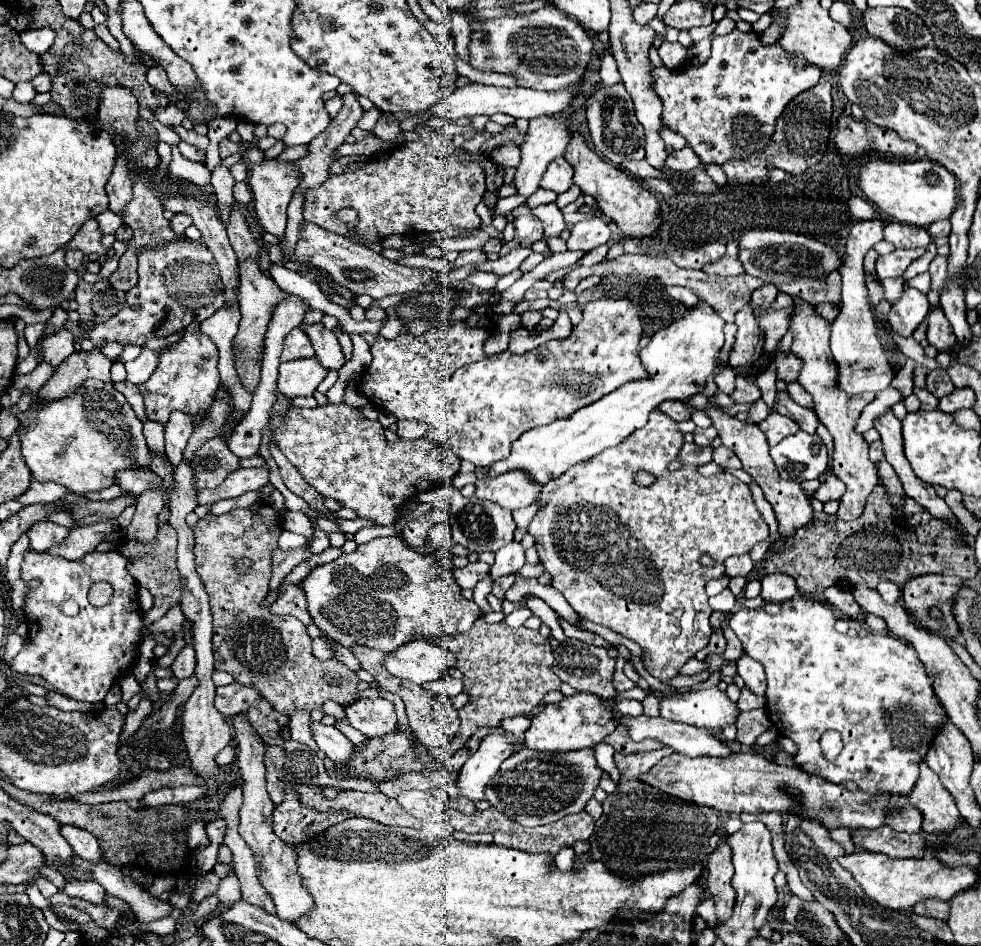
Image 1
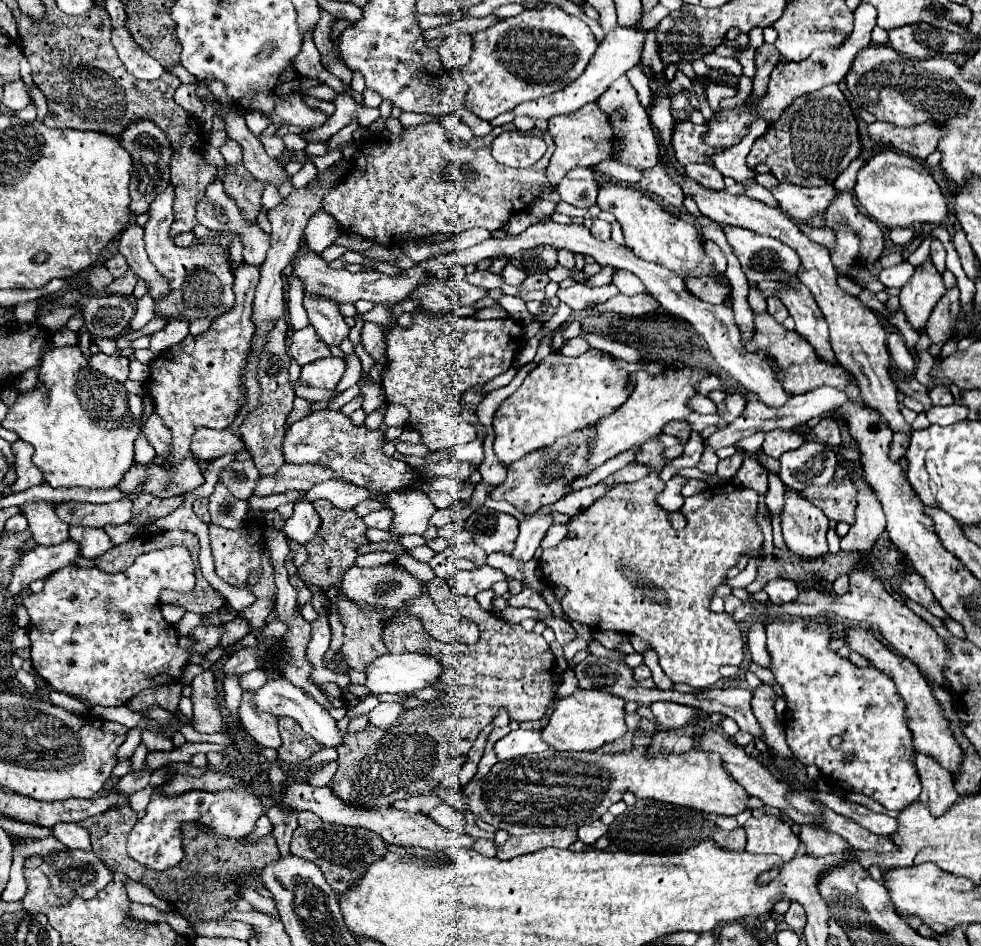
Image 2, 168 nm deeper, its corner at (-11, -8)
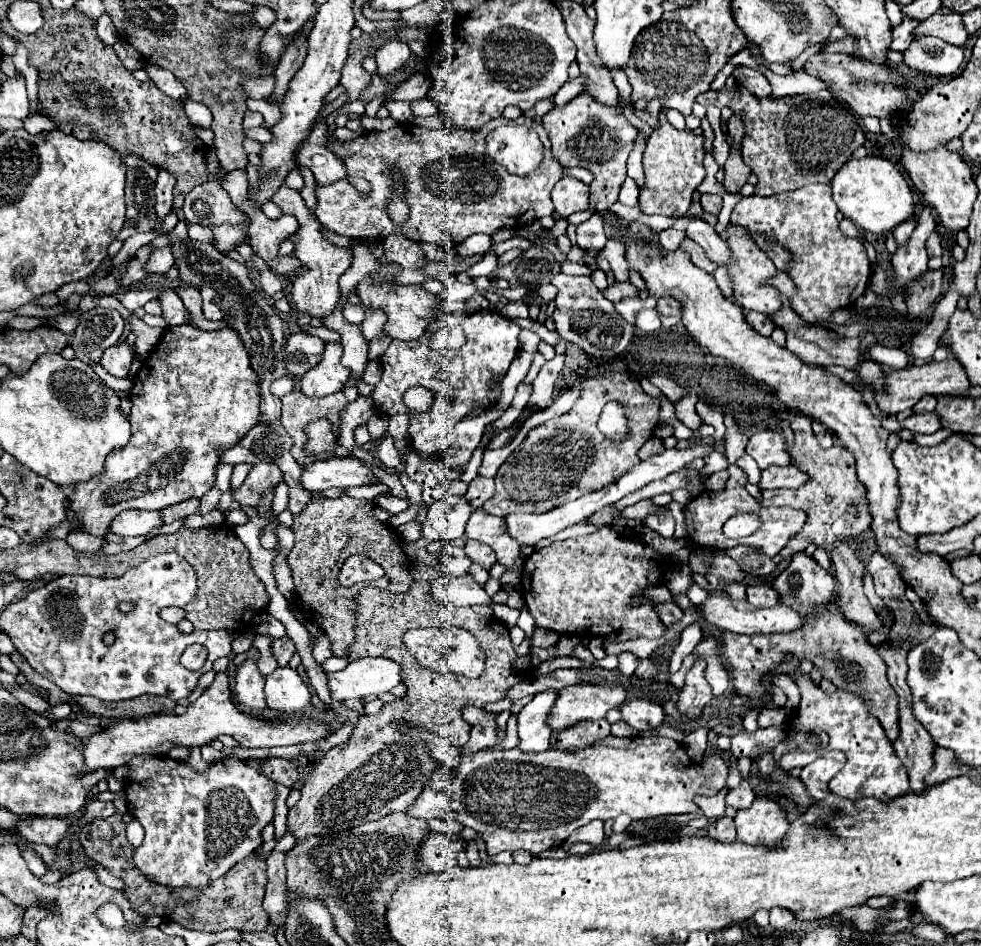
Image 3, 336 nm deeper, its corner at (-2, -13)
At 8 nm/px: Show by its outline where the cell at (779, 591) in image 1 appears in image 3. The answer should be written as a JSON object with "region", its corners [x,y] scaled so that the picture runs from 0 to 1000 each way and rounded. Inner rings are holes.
{"region":[[[774,616],[774,618],[764,618],[761,621],[761,635],[770,642],[788,642],[794,637],[792,627],[784,621],[784,616]]]}

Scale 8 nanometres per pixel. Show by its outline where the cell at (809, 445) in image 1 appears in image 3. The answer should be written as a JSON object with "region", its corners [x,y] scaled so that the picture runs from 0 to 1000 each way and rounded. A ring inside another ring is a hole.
{"region":[[[788,492],[786,496],[776,498],[776,508],[774,508],[774,517],[812,517],[814,513],[819,513],[823,508],[821,500],[814,500],[814,496],[810,496],[808,492],[802,494],[792,494]]]}

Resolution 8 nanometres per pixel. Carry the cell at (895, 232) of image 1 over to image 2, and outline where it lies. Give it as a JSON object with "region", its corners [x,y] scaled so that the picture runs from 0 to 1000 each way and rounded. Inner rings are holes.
{"region":[[[950,254],[950,258],[948,258],[948,275],[950,275],[950,279],[954,281],[954,285],[958,290],[964,285],[964,279],[962,279],[964,264],[962,264],[962,260],[960,260],[958,254]]]}

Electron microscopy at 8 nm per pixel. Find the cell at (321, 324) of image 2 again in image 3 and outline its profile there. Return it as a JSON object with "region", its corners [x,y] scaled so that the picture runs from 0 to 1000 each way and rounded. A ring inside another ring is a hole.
{"region":[[[288,196],[288,200],[284,200],[284,204],[280,204],[278,215],[282,215],[288,225],[301,227],[301,232],[305,234],[301,272],[307,276],[309,289],[299,297],[299,305],[297,305],[299,318],[305,329],[313,329],[317,335],[329,337],[329,335],[337,333],[341,320],[346,318],[346,299],[344,297],[360,278],[360,265],[354,261],[344,261],[329,251],[327,236],[323,234],[321,225],[311,217],[311,212],[307,210],[307,206],[303,202]]]}

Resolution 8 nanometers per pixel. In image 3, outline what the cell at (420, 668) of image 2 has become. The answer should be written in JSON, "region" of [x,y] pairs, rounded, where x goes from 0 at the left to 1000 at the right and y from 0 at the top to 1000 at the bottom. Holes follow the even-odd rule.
{"region":[[[370,695],[358,699],[352,707],[333,711],[337,739],[354,741],[374,735],[388,735],[409,722],[409,707],[403,699],[390,695]]]}

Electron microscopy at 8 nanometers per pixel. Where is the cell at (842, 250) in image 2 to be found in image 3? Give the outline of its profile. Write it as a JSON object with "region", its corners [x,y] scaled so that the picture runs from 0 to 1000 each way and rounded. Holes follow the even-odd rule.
{"region":[[[839,193],[821,196],[806,204],[794,204],[790,208],[757,208],[747,225],[745,236],[751,236],[764,244],[774,244],[784,257],[790,257],[806,267],[806,276],[802,278],[802,291],[808,295],[812,303],[812,312],[804,316],[806,327],[825,344],[841,344],[849,341],[849,331],[859,325],[867,325],[876,312],[884,308],[888,293],[888,278],[884,274],[882,261],[874,253],[865,253],[855,244],[851,212],[847,210],[847,198]]]}

